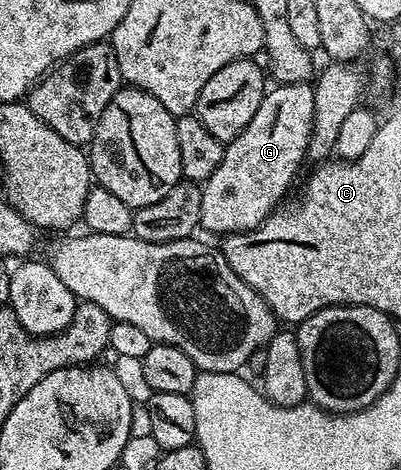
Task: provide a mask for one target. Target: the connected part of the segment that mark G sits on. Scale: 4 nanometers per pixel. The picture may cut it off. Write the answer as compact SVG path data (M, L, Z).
M309 83L278 84L271 87L266 97L260 102L260 110L248 126L235 140L224 147L224 158L220 158L220 166L216 166L216 174L208 178L202 185L202 201L200 202L201 227L210 232L218 232L219 237L232 232L247 232L260 226L279 207L282 195L290 188L298 167L306 160L308 142L314 125L314 89Z

